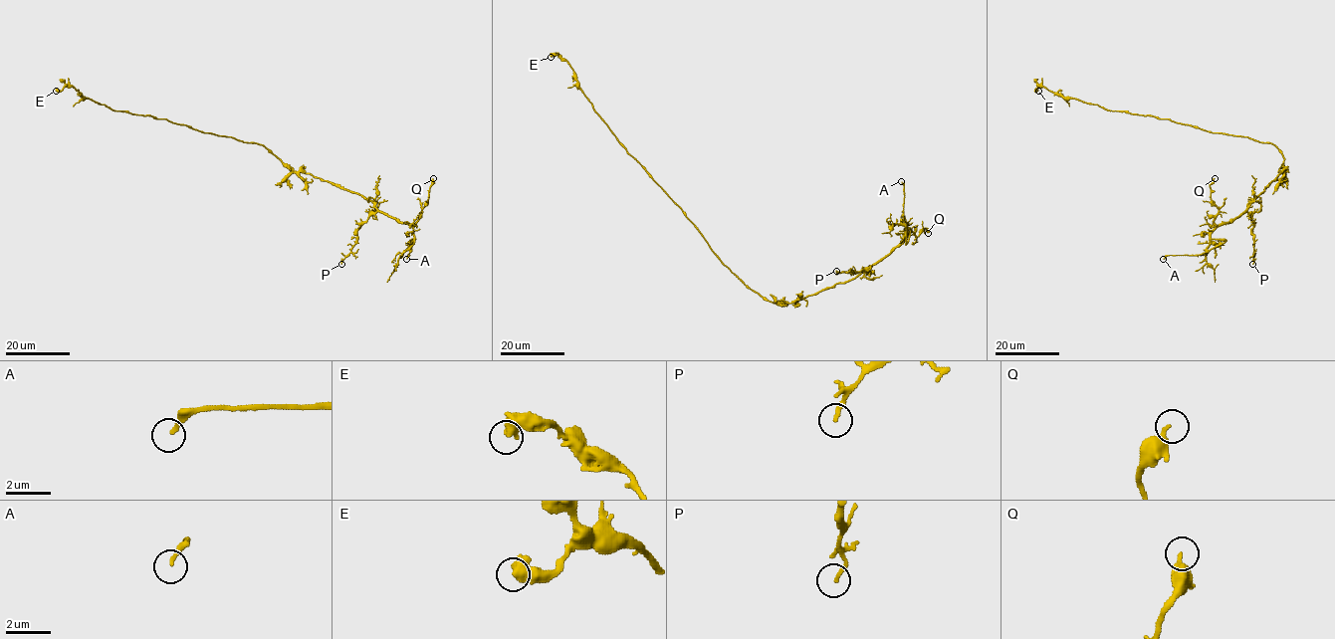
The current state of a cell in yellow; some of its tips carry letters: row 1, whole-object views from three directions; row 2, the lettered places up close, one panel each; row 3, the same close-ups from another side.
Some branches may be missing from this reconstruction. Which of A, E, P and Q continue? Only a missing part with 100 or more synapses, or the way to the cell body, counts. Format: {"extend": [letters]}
{"extend": ["A"]}

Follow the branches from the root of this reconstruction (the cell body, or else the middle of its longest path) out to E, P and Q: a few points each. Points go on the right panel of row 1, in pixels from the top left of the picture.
E: (1255, 140), (1209, 132), (1167, 118), (1106, 109), (1075, 99), (1063, 98), (1042, 87), (1038, 87), (1038, 91)
P: (1255, 140), (1270, 142), (1278, 149), (1284, 159), (1284, 170), (1247, 209), (1253, 224), (1252, 264)
Q: (1255, 140), (1278, 149), (1284, 170), (1238, 216), (1219, 225), (1214, 221), (1219, 209), (1211, 196), (1215, 178)

